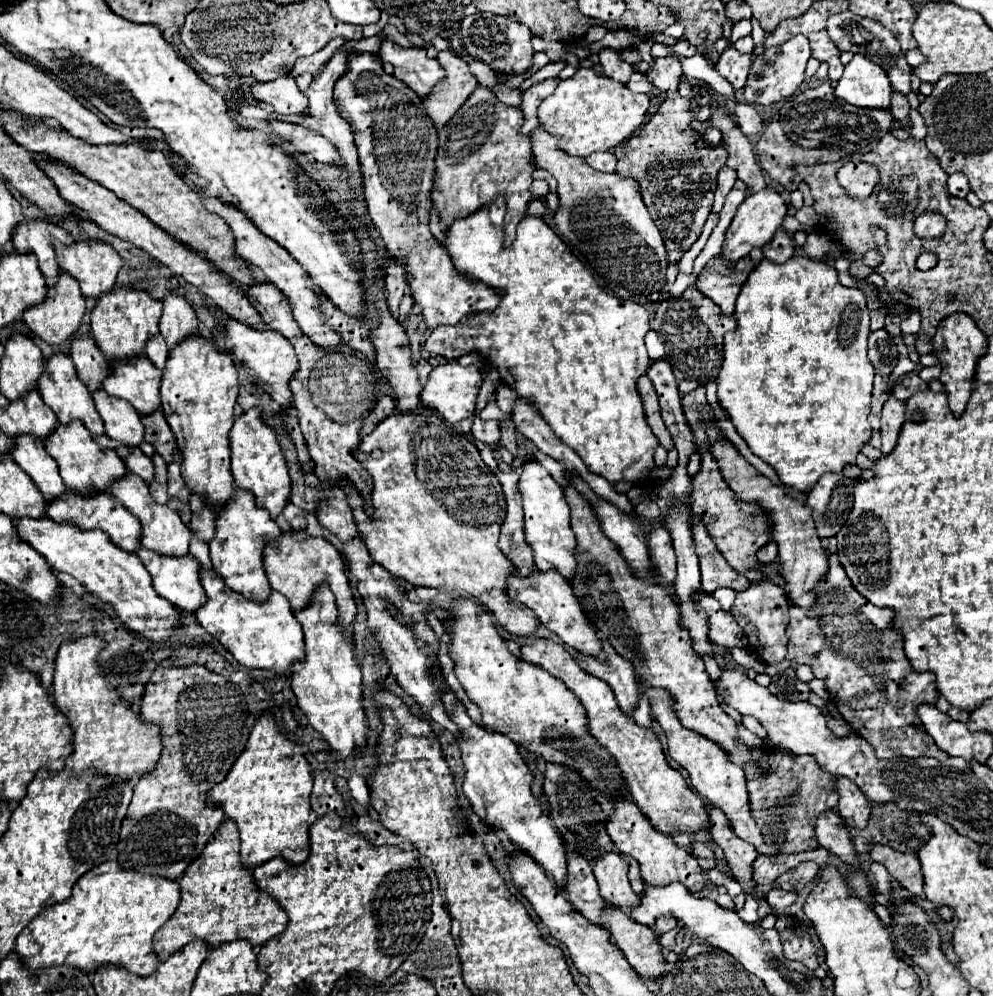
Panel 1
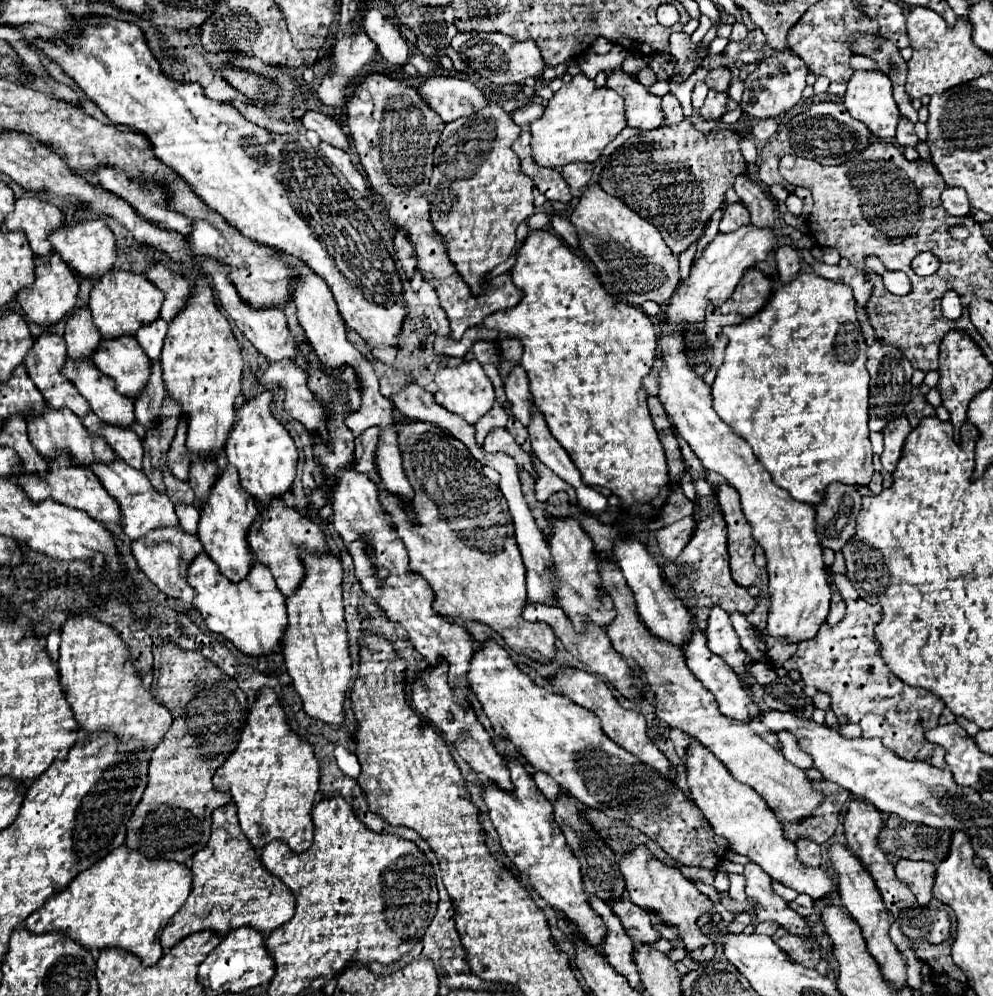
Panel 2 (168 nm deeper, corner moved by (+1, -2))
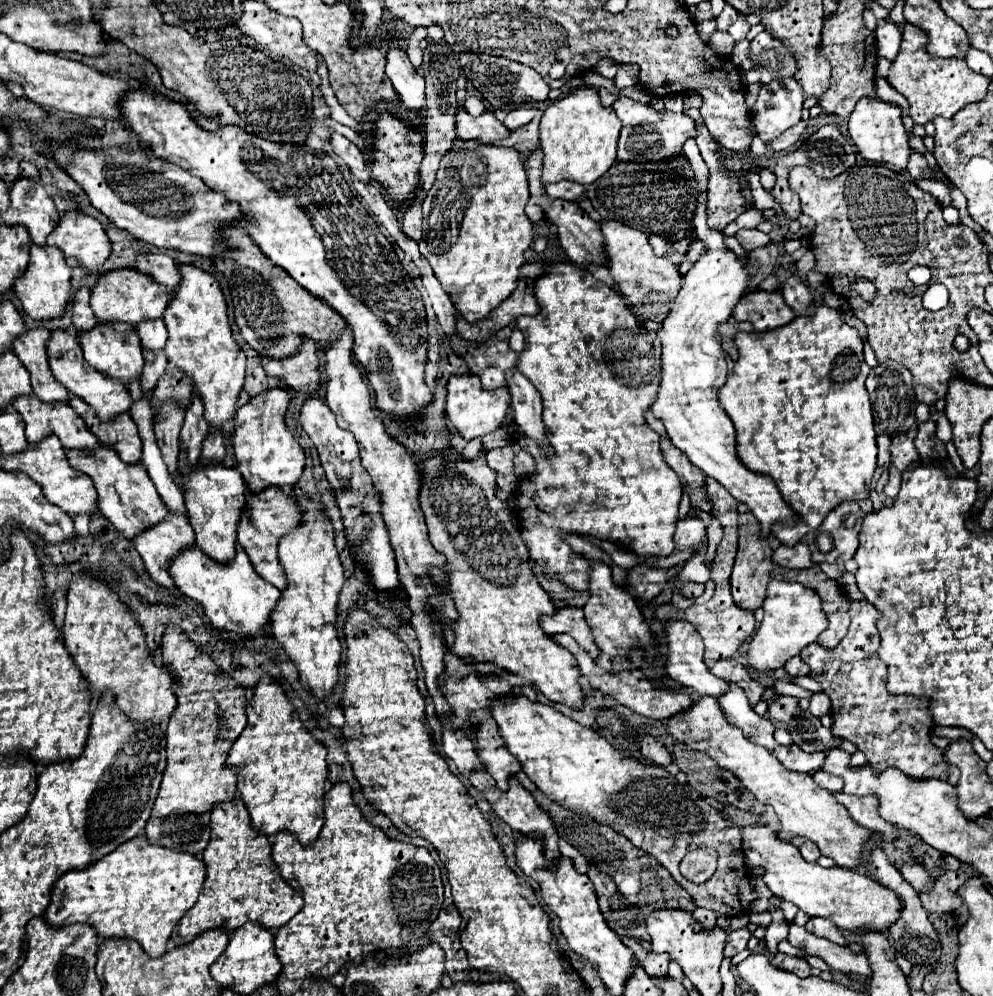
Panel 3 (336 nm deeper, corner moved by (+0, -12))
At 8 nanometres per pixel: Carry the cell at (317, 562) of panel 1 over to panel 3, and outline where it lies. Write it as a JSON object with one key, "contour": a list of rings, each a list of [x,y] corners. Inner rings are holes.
{"contour":[[[265,488],[259,496],[249,496],[247,498],[247,506],[243,512],[243,518],[239,522],[239,544],[245,548],[247,556],[251,558],[251,564],[255,568],[255,572],[265,578],[267,582],[271,582],[273,586],[277,586],[279,590],[287,588],[287,576],[283,572],[283,566],[279,564],[277,558],[277,546],[279,546],[279,538],[283,538],[287,532],[295,530],[301,524],[301,510],[295,504],[295,500],[287,494],[283,494],[279,488]]]}

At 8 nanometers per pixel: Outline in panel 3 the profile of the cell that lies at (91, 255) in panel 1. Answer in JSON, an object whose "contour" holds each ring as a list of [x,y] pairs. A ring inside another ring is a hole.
{"contour":[[[67,212],[61,216],[57,228],[47,236],[47,244],[49,246],[57,246],[63,254],[67,264],[73,266],[81,266],[87,270],[97,270],[105,264],[105,260],[111,254],[111,242],[103,230],[103,226],[99,224],[99,220],[95,220],[93,216],[81,214],[81,212]]]}

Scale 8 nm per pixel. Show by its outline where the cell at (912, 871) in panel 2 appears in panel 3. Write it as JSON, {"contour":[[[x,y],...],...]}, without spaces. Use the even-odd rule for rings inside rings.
{"contour":[[[963,870],[945,872],[943,876],[935,878],[931,890],[919,894],[925,912],[955,912],[961,906],[961,900],[955,896],[955,892],[965,880],[967,874]]]}

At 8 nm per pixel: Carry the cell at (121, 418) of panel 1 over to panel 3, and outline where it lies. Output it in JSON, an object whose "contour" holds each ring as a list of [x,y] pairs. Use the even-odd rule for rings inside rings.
{"contour":[[[55,330],[51,334],[51,340],[47,342],[47,352],[49,352],[49,366],[51,366],[51,372],[57,378],[57,382],[63,384],[69,392],[79,396],[81,400],[85,400],[95,410],[99,420],[109,420],[123,412],[129,412],[129,408],[133,406],[133,400],[127,392],[127,386],[121,382],[109,380],[107,376],[103,376],[95,368],[91,368],[87,364],[87,360],[83,358],[79,340],[75,340],[75,336],[71,336],[63,330]]]}

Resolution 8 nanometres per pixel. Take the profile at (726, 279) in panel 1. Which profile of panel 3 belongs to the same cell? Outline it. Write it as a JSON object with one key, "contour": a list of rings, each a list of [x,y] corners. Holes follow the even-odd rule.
{"contour":[[[755,290],[747,292],[743,300],[735,306],[733,318],[739,322],[747,320],[757,332],[765,332],[791,322],[795,318],[795,312],[787,308],[781,292]]]}

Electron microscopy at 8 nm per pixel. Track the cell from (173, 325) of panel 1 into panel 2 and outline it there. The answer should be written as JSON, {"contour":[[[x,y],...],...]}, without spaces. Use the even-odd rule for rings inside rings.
{"contour":[[[154,264],[146,270],[146,278],[158,286],[160,290],[164,290],[166,298],[160,310],[160,318],[166,322],[172,322],[174,316],[182,310],[184,302],[190,296],[190,286],[184,280],[182,272],[174,272],[172,268],[164,266],[164,264]]]}

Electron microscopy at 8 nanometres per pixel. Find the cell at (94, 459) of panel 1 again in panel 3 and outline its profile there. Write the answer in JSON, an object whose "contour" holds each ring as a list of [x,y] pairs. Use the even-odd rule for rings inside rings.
{"contour":[[[31,396],[31,398],[21,398],[21,400],[15,400],[13,408],[23,416],[23,422],[25,422],[25,436],[27,436],[27,442],[31,446],[39,444],[43,438],[47,438],[49,434],[55,434],[63,448],[69,448],[69,450],[95,450],[95,448],[101,448],[99,440],[95,434],[89,432],[89,428],[85,426],[85,422],[77,416],[77,412],[67,404],[67,402],[55,402],[55,404],[45,404],[45,402],[39,402],[37,396]]]}

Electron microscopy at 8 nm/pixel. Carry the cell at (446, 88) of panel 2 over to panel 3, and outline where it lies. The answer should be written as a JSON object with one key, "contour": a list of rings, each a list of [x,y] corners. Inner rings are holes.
{"contour":[[[457,108],[455,118],[455,132],[461,140],[481,140],[485,144],[495,144],[497,140],[505,138],[509,130],[503,122],[499,122],[491,110],[483,112],[481,116],[471,116],[465,108]]]}

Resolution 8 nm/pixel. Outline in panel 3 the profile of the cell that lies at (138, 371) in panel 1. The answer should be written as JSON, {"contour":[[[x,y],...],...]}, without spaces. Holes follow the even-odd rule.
{"contour":[[[109,322],[109,324],[97,324],[91,332],[83,332],[79,336],[85,360],[103,376],[111,380],[119,380],[123,384],[129,384],[131,380],[137,380],[143,372],[143,350],[141,342],[135,330],[117,330],[117,328],[131,328],[123,322]]]}

